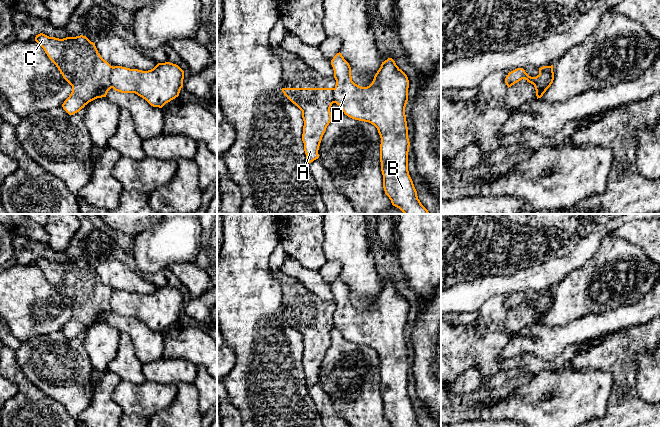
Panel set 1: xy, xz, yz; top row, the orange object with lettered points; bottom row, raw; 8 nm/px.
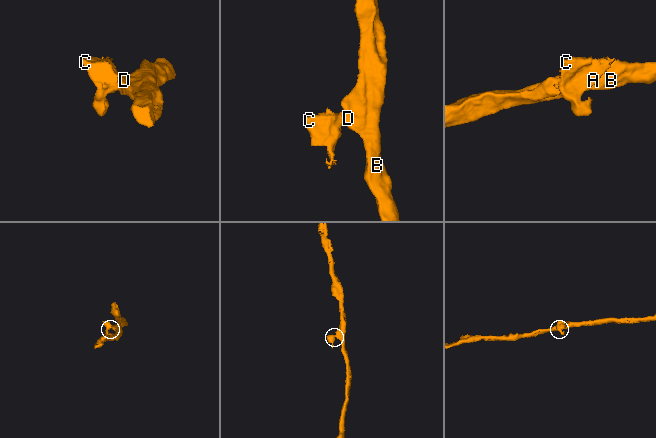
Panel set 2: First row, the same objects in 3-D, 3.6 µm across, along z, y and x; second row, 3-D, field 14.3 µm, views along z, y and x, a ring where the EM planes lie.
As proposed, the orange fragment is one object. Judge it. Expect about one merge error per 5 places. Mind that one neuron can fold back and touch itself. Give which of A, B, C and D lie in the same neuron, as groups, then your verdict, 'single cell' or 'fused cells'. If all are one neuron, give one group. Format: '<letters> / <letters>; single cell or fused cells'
A C / B D; fused cells

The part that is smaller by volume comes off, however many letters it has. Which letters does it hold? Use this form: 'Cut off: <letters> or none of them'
Cut off: A, C

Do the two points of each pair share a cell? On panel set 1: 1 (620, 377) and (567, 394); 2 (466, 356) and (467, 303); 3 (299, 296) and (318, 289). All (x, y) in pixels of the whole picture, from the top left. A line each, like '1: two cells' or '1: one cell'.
1: two cells
2: two cells
3: two cells

